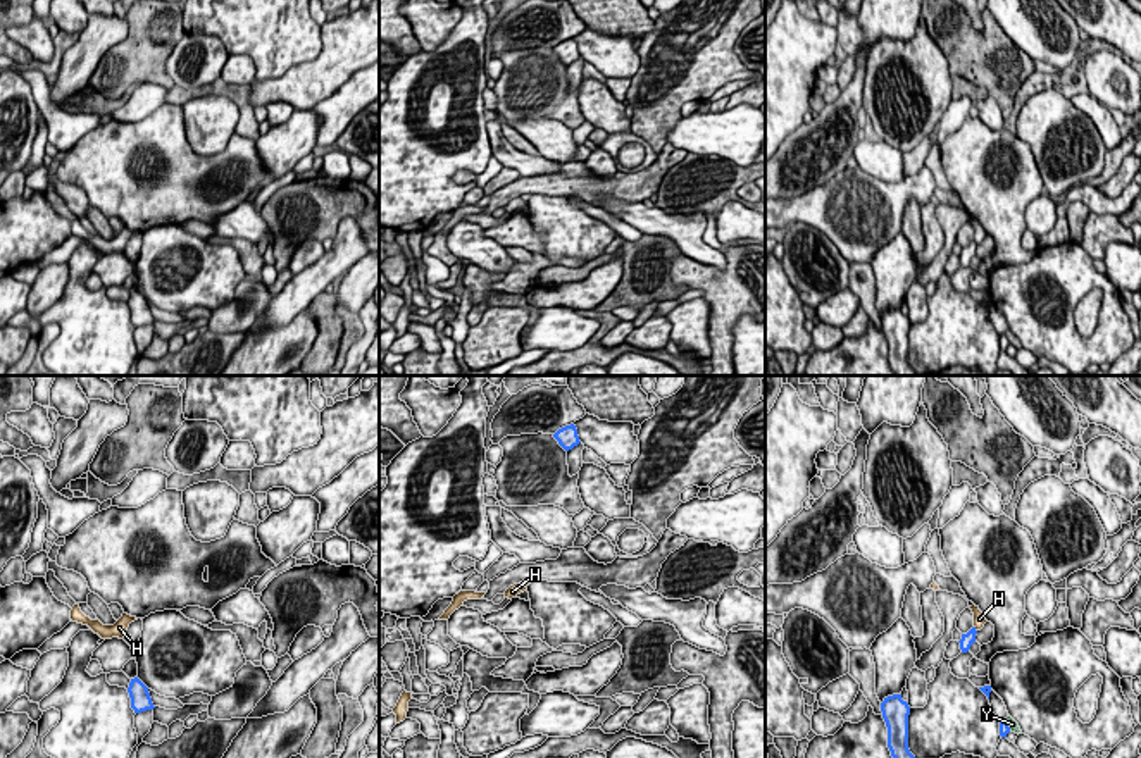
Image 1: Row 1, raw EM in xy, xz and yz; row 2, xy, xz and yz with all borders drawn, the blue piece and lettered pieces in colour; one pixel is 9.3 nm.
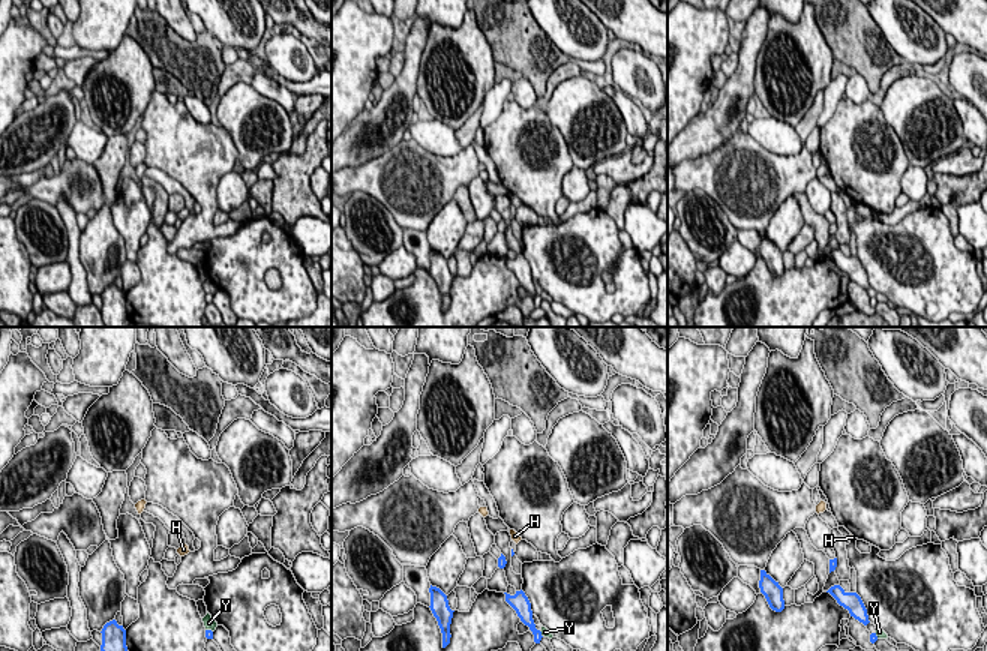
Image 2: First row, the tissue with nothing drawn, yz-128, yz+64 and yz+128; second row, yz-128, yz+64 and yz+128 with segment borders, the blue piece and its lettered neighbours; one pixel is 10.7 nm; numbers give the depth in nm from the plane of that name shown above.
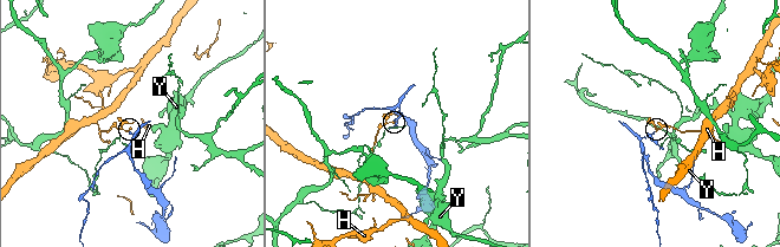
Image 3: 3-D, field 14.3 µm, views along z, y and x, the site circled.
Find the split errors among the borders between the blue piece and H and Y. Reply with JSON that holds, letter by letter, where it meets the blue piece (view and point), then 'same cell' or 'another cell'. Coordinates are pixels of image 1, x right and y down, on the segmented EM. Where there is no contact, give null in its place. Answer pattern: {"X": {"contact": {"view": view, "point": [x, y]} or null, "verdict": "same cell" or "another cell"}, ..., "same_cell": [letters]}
{"H": {"contact": {"view": "yz", "point": [974, 629]}, "verdict": "another cell"}, "Y": {"contact": {"view": "yz", "point": [1007, 726]}, "verdict": "another cell"}, "same_cell": []}

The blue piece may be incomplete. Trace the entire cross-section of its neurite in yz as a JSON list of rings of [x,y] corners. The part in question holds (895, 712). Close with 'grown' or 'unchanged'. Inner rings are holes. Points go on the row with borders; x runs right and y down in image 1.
[[[893,694],[884,698],[881,711],[888,727],[888,748],[891,756],[915,758],[908,749],[908,703],[901,699],[901,694]]] | unchanged

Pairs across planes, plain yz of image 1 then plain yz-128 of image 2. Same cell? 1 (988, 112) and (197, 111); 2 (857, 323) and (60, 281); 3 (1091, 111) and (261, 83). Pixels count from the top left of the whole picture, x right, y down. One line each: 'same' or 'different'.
1: same
2: different
3: same

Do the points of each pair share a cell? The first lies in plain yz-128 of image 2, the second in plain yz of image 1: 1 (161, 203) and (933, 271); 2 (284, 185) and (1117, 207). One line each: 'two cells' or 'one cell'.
1: one cell
2: two cells

